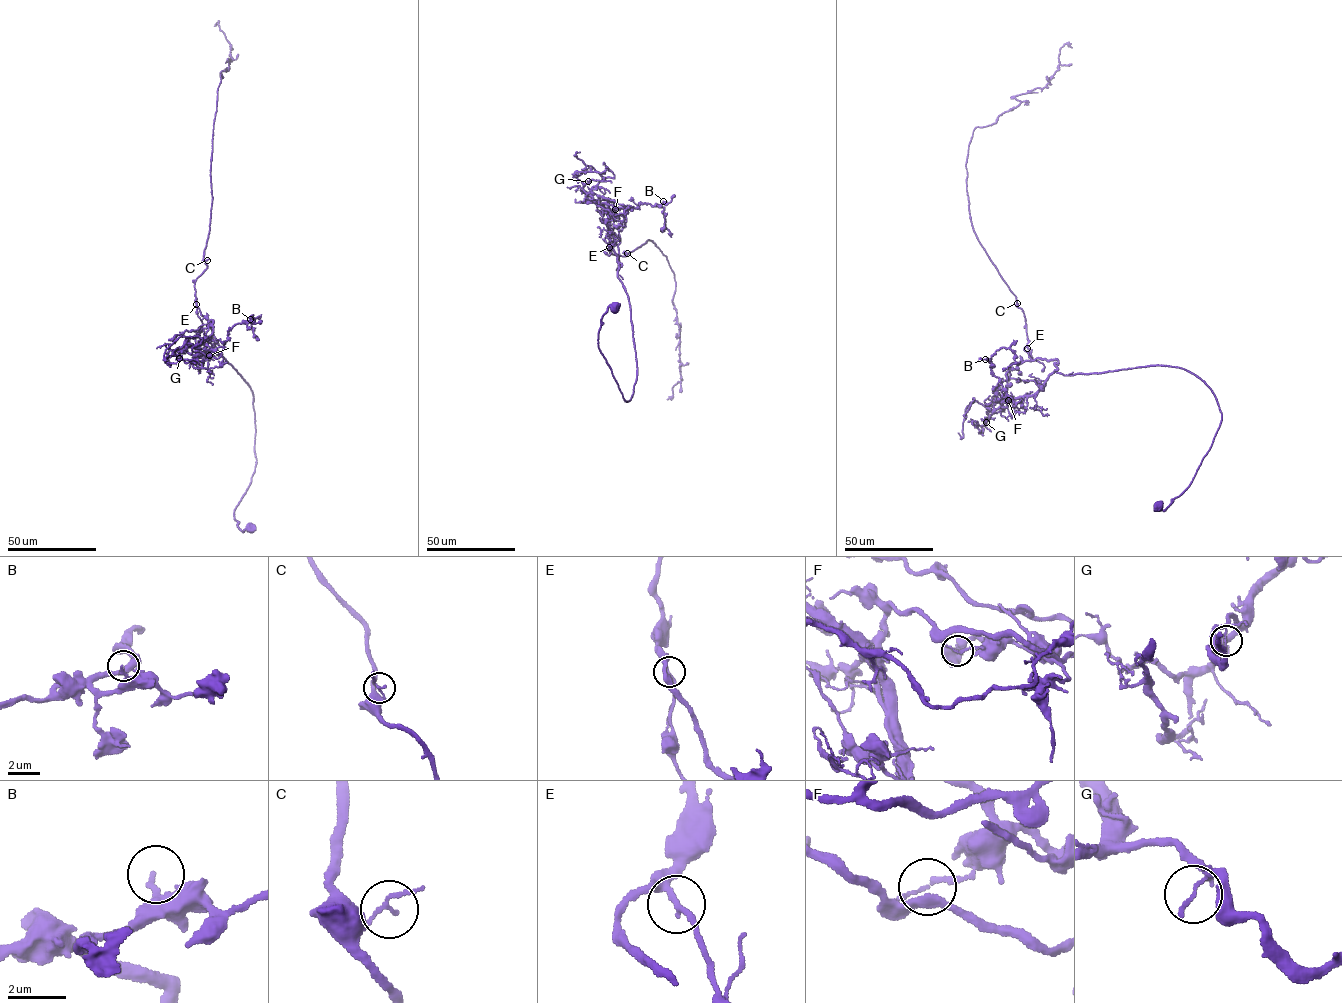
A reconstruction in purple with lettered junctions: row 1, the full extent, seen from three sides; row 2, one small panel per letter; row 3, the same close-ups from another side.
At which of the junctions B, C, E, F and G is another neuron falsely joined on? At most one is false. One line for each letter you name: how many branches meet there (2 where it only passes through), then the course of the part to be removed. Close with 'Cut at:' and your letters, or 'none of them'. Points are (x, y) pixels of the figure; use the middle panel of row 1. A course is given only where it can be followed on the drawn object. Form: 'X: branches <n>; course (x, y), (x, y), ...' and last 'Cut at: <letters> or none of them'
F: branches 2; course (615, 209), (636, 209), (644, 203), (661, 206), (665, 228), (661, 230), (667, 213)
Cut at: F

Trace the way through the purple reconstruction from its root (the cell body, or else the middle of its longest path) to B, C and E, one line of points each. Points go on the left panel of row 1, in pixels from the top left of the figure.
B: (250, 529), (234, 513), (256, 464), (252, 391), (214, 343), (210, 357), (198, 347), (221, 353), (250, 319)
C: (250, 529), (234, 513), (256, 464), (253, 397), (216, 354), (196, 304), (207, 260)
E: (250, 529), (240, 529), (234, 513), (256, 464), (253, 397), (241, 374), (216, 354), (218, 342), (196, 304)

